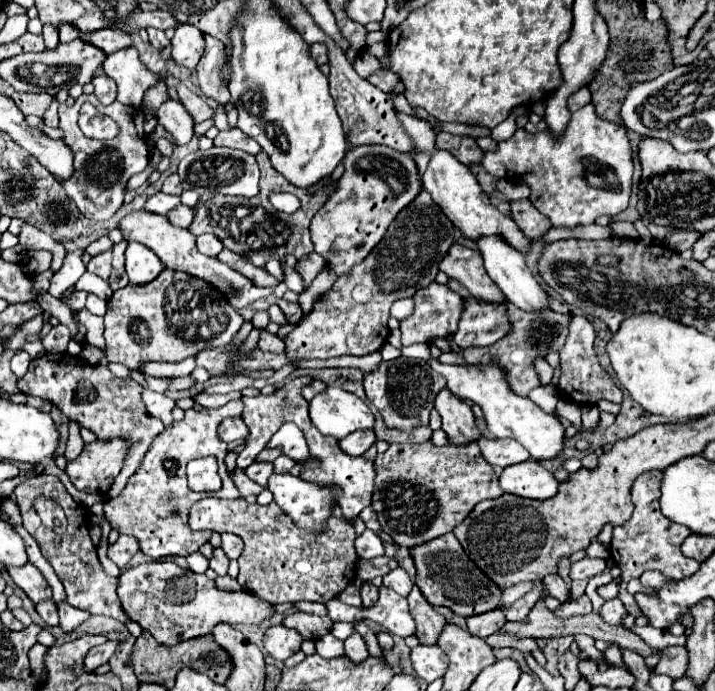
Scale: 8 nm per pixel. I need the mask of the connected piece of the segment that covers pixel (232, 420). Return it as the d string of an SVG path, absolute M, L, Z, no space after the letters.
M227 417L221 425L219 425L219 437L225 441L225 443L231 443L231 441L241 441L245 439L249 433L247 425L243 423L241 417Z

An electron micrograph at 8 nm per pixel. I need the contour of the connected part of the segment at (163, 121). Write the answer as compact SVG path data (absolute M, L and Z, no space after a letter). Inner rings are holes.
M167 99L159 107L159 125L163 125L175 139L175 147L187 145L193 137L193 117L177 99Z

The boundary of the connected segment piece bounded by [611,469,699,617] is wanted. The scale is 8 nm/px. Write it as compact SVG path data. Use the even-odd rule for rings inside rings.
M649 471L645 475L639 475L631 487L631 499L633 499L633 515L631 519L627 519L623 525L617 525L613 529L613 539L611 539L611 557L615 561L615 565L621 569L621 587L619 587L619 599L623 601L627 613L631 613L633 617L639 617L639 605L635 603L635 599L627 593L627 585L633 577L641 577L641 573L645 573L647 569L657 569L663 573L663 577L667 581L681 581L685 577L691 577L699 571L697 561L689 561L687 557L683 557L681 553L681 543L685 541L689 533L689 529L685 529L683 525L677 525L673 521L669 521L665 515L661 515L661 507L659 507L659 487L661 487L661 479L663 479L663 471Z

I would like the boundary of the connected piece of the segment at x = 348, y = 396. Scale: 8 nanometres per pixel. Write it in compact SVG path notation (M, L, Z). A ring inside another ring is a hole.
M327 387L309 401L309 415L313 425L335 439L357 429L371 429L375 417L371 409L353 393L341 387Z

